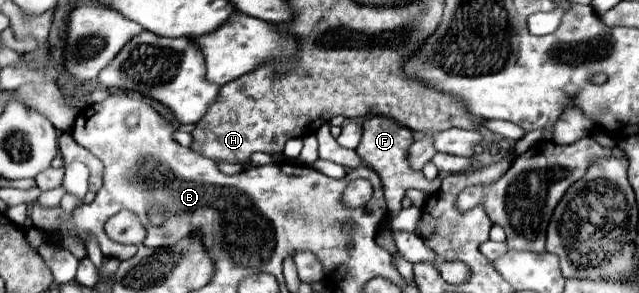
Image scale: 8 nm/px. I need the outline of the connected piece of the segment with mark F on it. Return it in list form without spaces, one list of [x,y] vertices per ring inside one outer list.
[[[375,115],[375,117],[367,117],[363,123],[363,137],[357,145],[357,155],[371,167],[375,169],[379,175],[381,175],[381,181],[383,181],[383,187],[385,187],[385,199],[387,199],[387,209],[389,209],[389,215],[395,217],[399,211],[401,211],[401,199],[405,197],[405,191],[407,189],[419,189],[423,193],[435,193],[441,185],[441,177],[437,179],[427,179],[421,171],[415,171],[411,169],[409,161],[407,161],[407,155],[409,155],[409,147],[413,145],[415,137],[413,137],[413,131],[405,125],[399,125],[395,119],[391,117],[381,117],[381,115]]]

